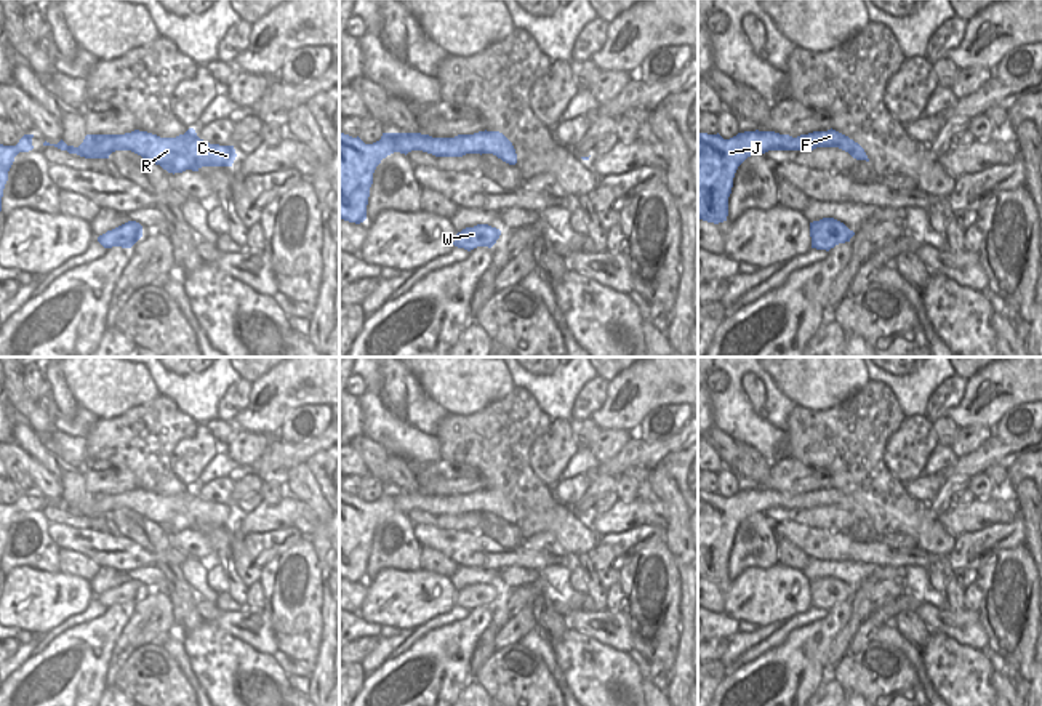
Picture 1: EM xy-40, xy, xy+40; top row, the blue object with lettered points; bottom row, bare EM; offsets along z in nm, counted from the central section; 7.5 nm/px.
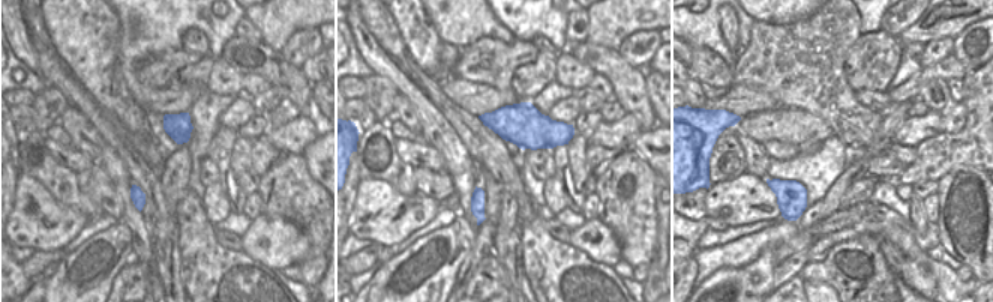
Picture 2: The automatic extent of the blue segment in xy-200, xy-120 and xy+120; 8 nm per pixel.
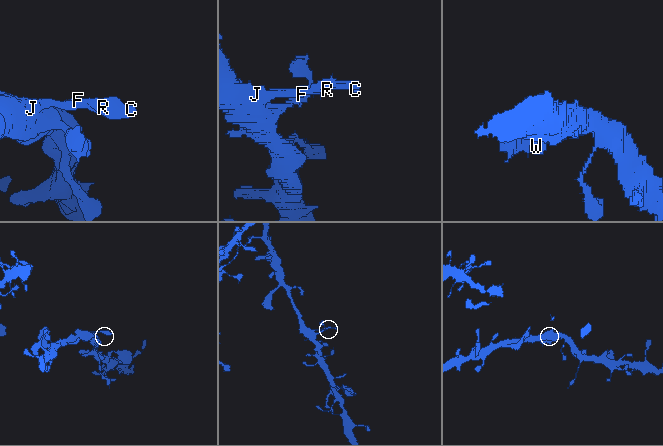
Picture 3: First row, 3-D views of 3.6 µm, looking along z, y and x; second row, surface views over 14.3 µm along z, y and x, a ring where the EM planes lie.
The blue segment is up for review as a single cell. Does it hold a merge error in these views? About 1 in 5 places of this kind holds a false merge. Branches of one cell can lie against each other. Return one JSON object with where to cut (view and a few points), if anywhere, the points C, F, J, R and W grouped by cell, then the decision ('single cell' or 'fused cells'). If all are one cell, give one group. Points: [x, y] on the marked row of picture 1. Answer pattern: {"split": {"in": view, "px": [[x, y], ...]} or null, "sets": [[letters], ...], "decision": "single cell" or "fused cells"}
{"split": null, "sets": [["C", "F", "J", "R", "W"]], "decision": "single cell"}

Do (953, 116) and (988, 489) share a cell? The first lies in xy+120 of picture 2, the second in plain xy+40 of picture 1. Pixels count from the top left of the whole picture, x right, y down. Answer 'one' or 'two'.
two

